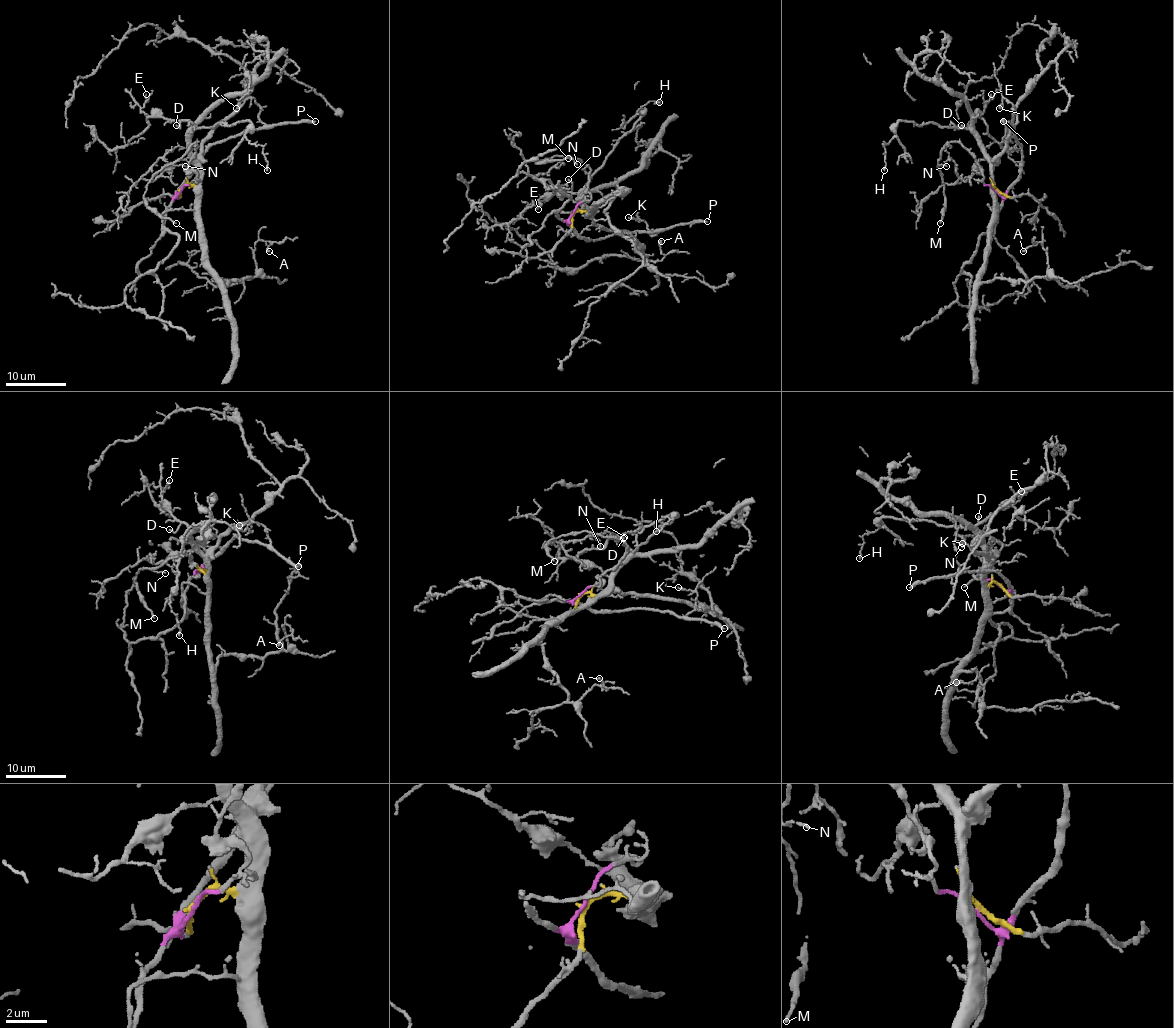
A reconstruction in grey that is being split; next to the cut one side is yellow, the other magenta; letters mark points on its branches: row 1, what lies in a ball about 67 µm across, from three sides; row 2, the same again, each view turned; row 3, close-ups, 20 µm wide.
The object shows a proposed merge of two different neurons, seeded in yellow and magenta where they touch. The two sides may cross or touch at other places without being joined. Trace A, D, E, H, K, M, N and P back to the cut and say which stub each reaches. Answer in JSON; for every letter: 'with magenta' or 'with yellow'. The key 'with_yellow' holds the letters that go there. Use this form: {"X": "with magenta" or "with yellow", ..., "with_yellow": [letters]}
{"A": "with yellow", "D": "with yellow", "E": "with yellow", "H": "with yellow", "K": "with magenta", "M": "with magenta", "N": "with magenta", "P": "with magenta", "with_yellow": ["A", "D", "E", "H"]}

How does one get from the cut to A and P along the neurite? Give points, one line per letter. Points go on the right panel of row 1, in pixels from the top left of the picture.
A: (996, 189), (993, 185), (993, 218), (981, 279), (1032, 281), (1047, 276), (1044, 240), (1023, 251)
P: (996, 189), (1003, 195), (1017, 179), (1021, 159), (1021, 147), (1014, 129), (1003, 120)

